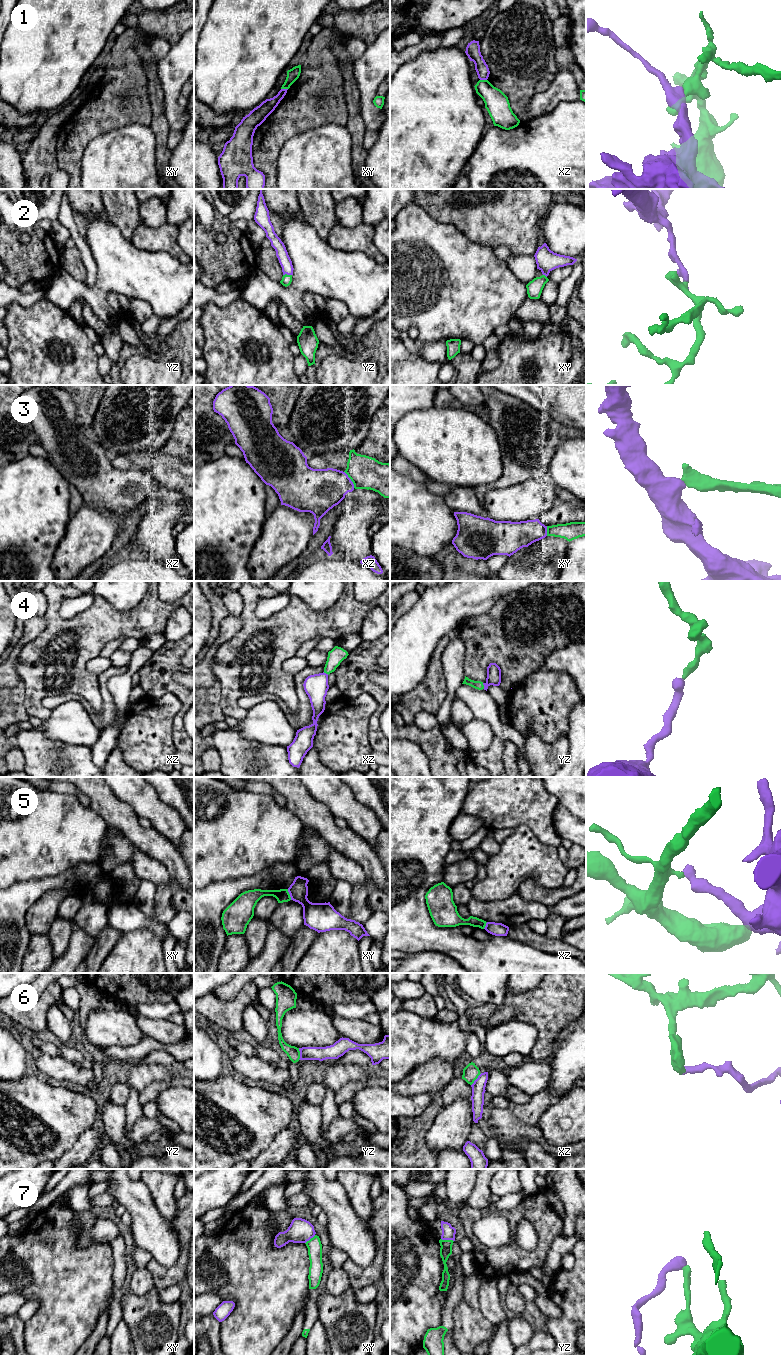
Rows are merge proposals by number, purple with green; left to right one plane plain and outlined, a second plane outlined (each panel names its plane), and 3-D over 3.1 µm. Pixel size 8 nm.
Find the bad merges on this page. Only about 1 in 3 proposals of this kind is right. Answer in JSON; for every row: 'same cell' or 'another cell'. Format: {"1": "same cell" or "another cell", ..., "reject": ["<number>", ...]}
{"1": "another cell", "2": "same cell", "3": "another cell", "4": "same cell", "5": "another cell", "6": "another cell", "7": "another cell", "reject": ["1", "3", "5", "6", "7"]}

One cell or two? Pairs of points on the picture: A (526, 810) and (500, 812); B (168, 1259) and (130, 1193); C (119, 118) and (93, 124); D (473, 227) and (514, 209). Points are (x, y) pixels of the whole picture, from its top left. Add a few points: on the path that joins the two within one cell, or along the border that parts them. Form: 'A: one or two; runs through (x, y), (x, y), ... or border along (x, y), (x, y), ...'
A: one; runs through (520, 810), (506, 810)
B: one; runs through (162, 1243), (148, 1227), (142, 1209)
C: one; runs through (113, 118), (99, 118)
D: one; runs through (483, 217), (491, 209), (504, 209)

